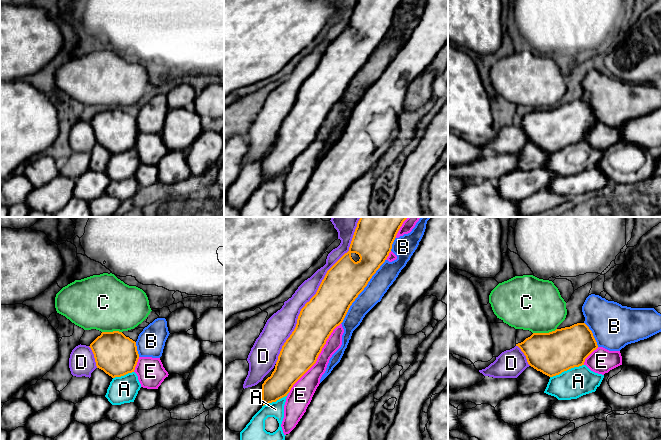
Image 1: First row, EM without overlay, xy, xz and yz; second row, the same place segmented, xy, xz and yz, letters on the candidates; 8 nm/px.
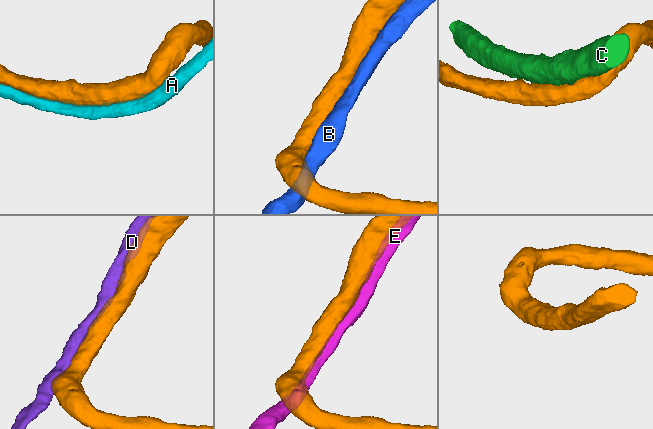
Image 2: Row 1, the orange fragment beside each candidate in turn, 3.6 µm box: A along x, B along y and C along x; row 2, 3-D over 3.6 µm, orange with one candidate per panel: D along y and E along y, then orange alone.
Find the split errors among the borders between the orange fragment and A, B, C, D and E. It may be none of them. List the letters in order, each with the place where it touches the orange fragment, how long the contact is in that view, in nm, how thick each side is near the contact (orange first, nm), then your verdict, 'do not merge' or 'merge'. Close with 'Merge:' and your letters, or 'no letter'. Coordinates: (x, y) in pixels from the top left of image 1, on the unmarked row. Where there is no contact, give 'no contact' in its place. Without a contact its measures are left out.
A: contact yz (566, 146); length 300 nm; calibres 340 and 240 nm; do not merge
B: contact xz (362, 66); length 650 nm; calibres 320 and 160 nm; do not merge
C: contact yz (544, 109); length 200 nm; calibres 340 and 420 nm; do not merge
D: contact xz (315, 70); length 1300 nm; calibres 320 and 150 nm; do not merge
E: contact xz (317, 133); length 700 nm; calibres 300 and 160 nm; do not merge
Merge: no letter

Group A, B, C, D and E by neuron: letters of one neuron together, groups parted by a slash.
A / B / C / D / E

